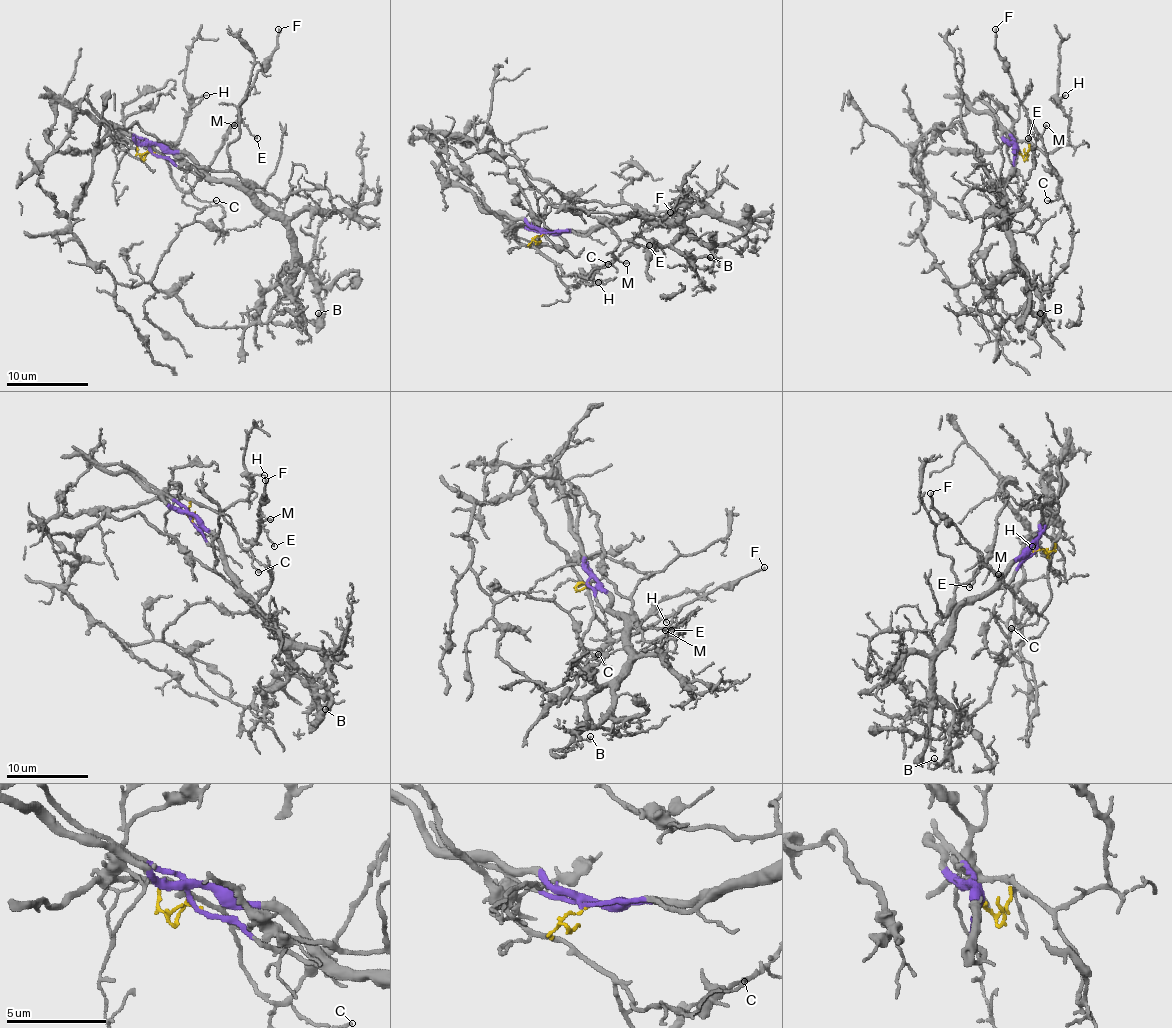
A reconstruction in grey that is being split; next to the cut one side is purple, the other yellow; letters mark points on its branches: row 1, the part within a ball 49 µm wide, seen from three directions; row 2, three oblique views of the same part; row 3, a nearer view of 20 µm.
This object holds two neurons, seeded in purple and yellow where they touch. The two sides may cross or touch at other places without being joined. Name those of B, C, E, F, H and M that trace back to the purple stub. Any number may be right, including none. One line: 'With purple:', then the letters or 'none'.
With purple: B

